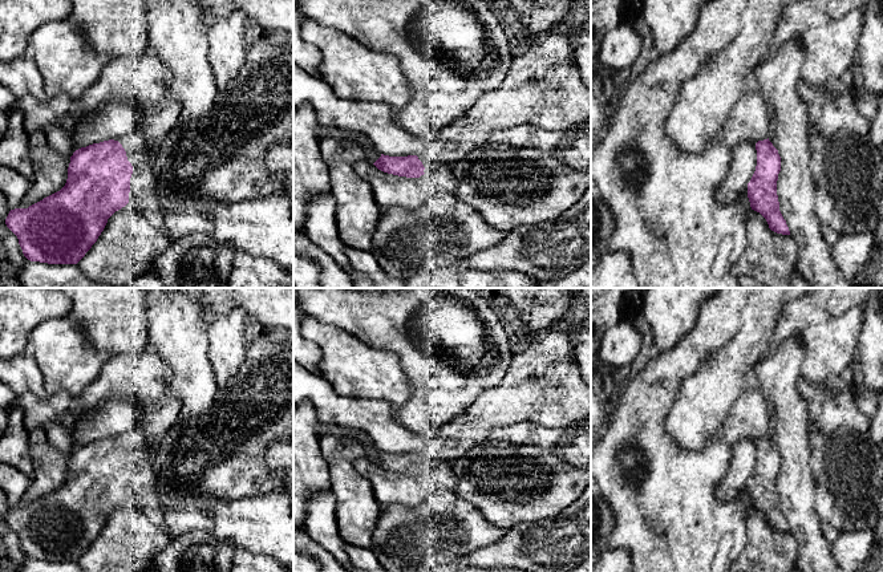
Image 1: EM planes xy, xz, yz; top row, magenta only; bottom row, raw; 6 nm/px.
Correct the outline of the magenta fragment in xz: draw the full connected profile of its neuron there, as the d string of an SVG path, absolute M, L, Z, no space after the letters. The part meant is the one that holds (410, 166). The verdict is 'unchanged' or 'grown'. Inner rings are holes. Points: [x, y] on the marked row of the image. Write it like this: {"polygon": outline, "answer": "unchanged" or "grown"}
{"polygon": "M552 29L540 44L531 45L523 56L513 60L502 85L482 94L465 115L438 131L425 151L408 157L381 154L373 165L388 174L420 178L442 165L458 162L470 150L486 145L497 130L534 123L548 130L567 131L590 118L591 89L580 77L566 31Z", "answer": "grown"}

